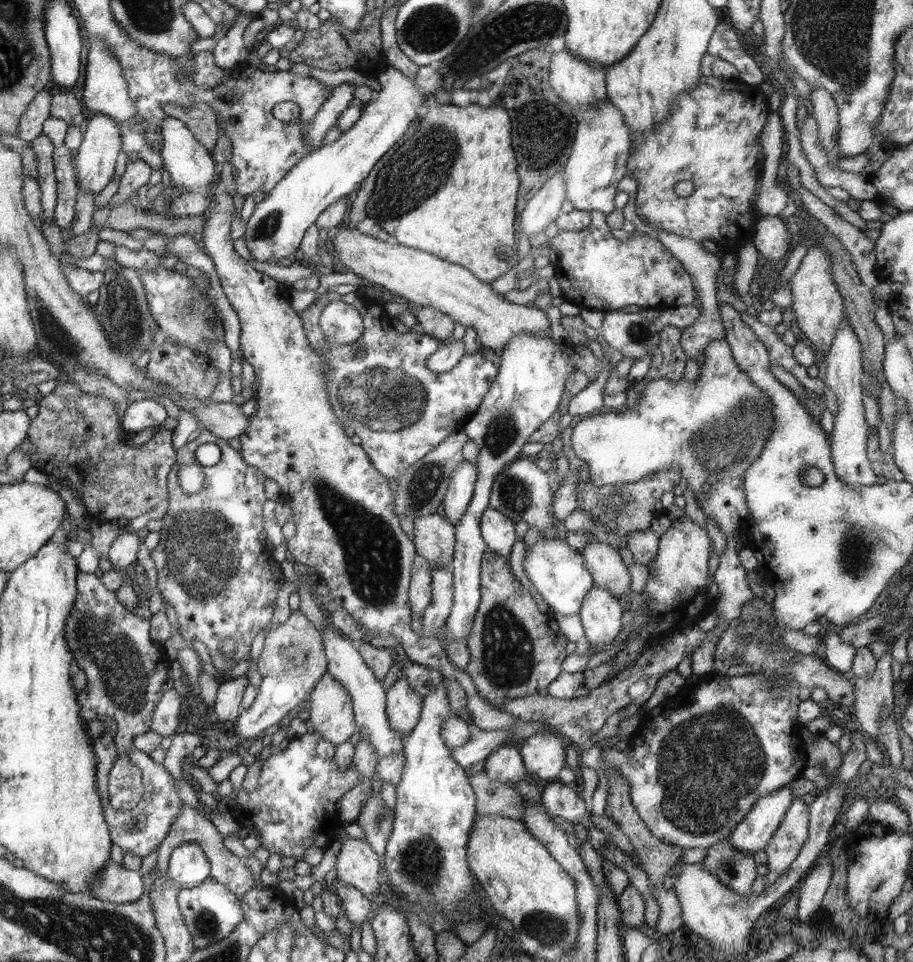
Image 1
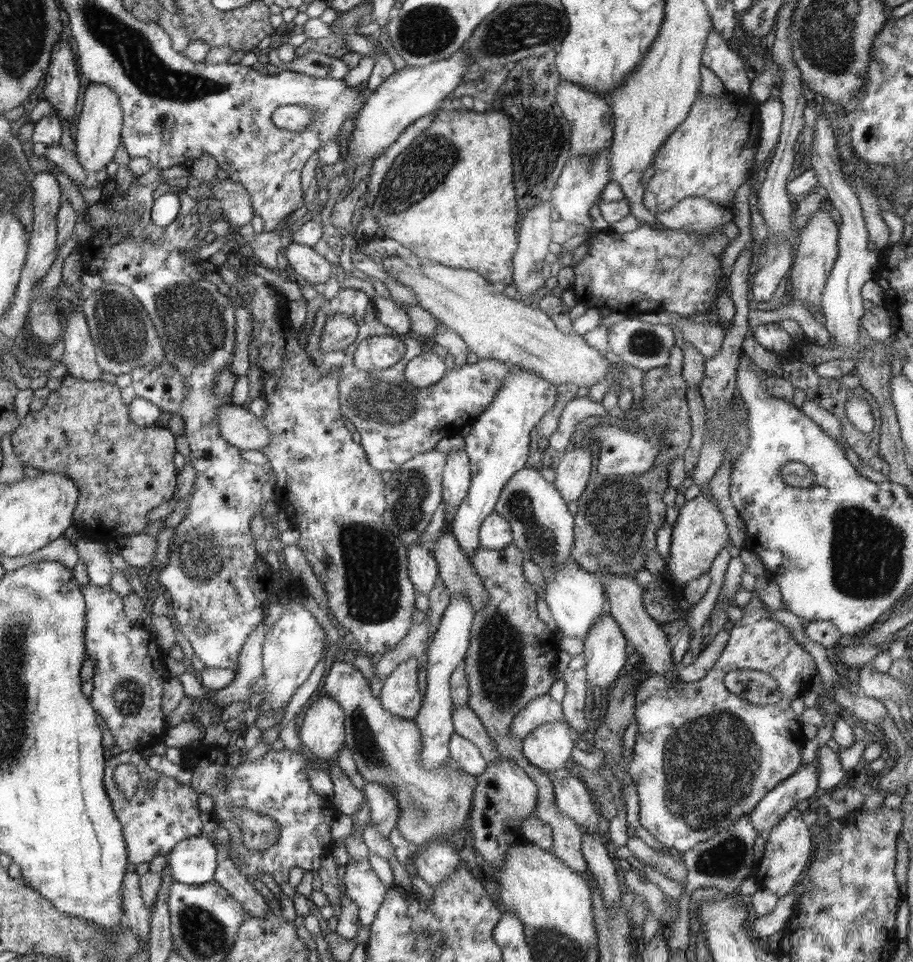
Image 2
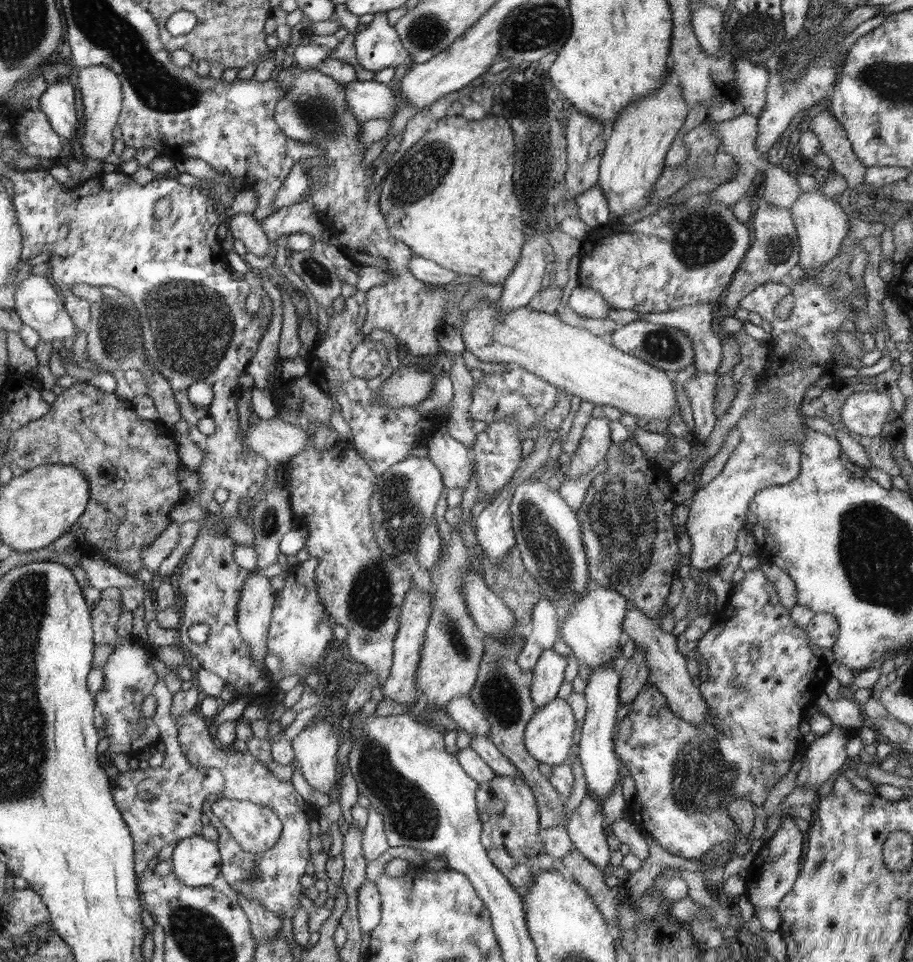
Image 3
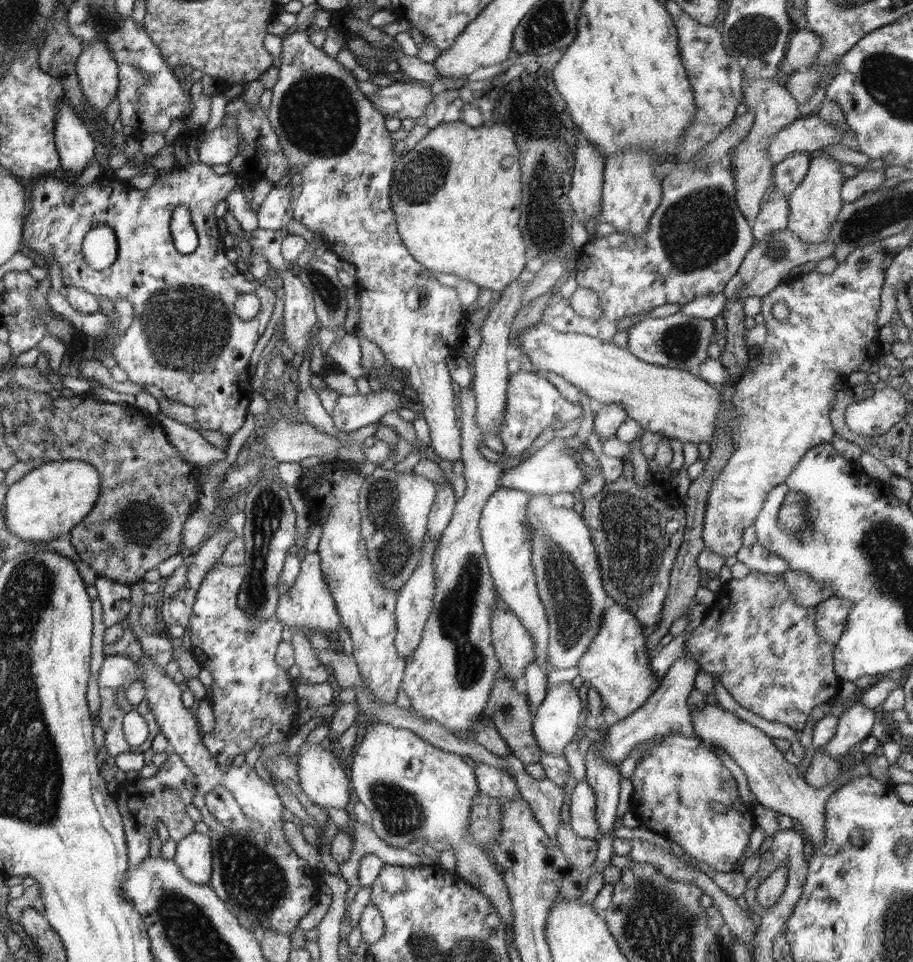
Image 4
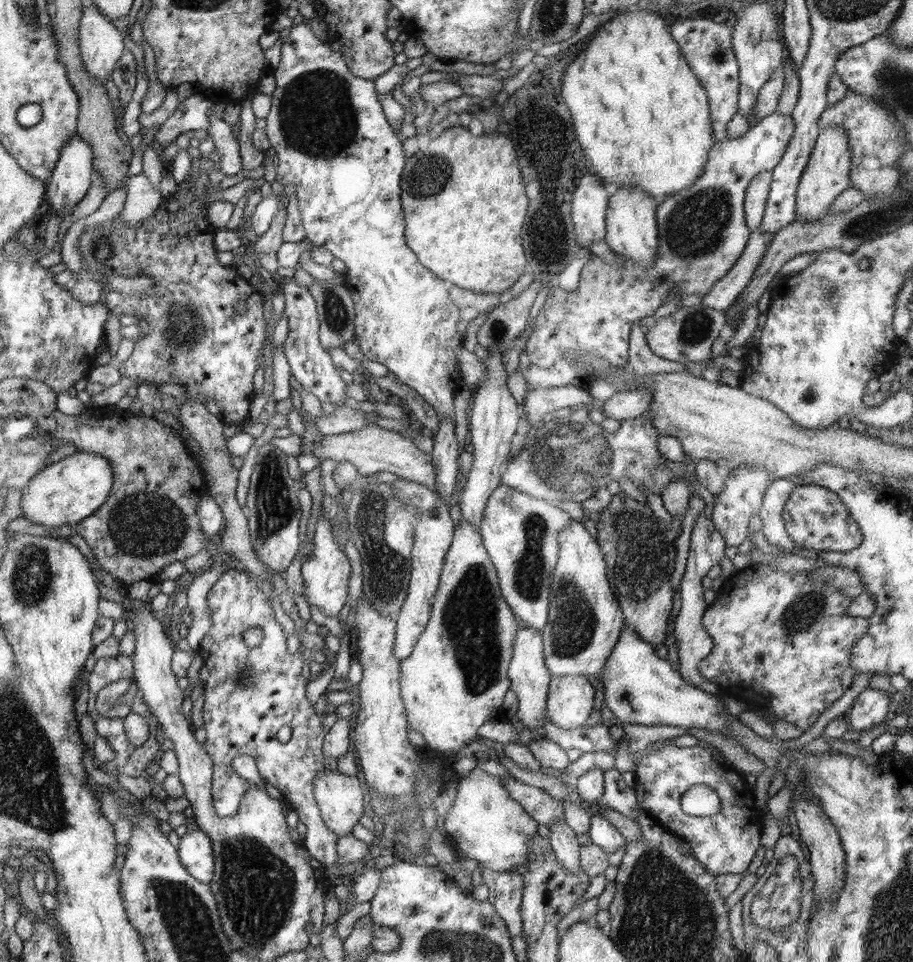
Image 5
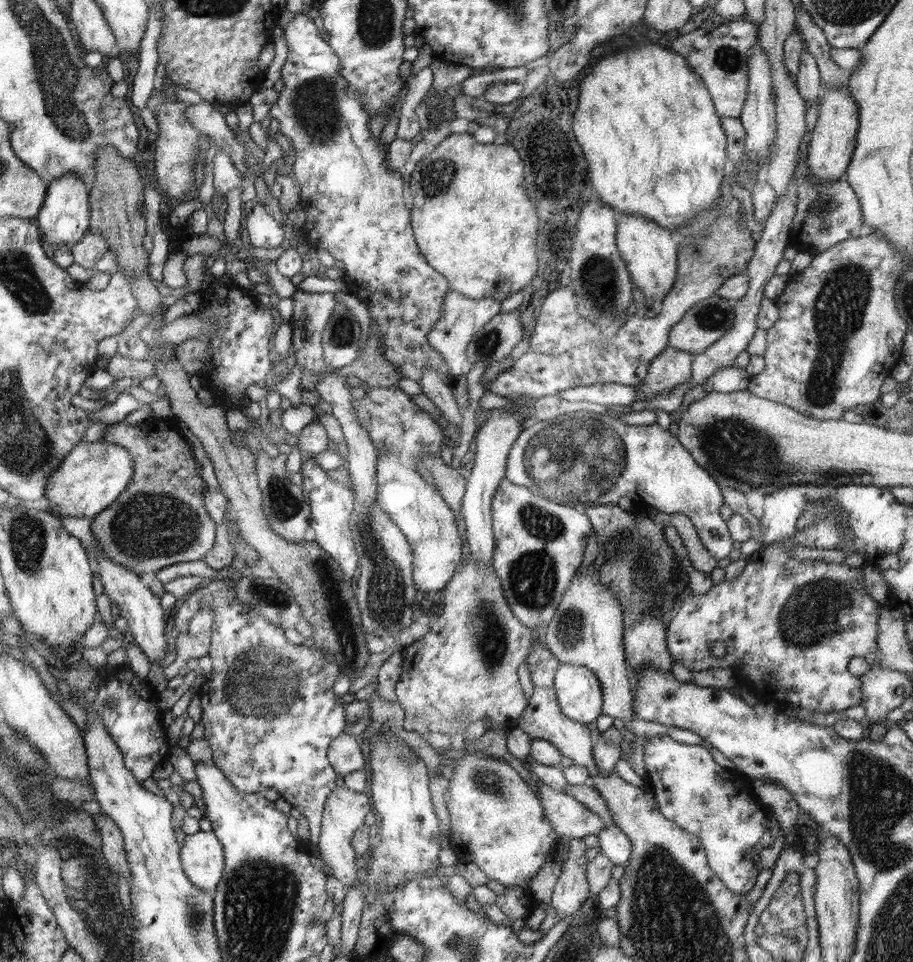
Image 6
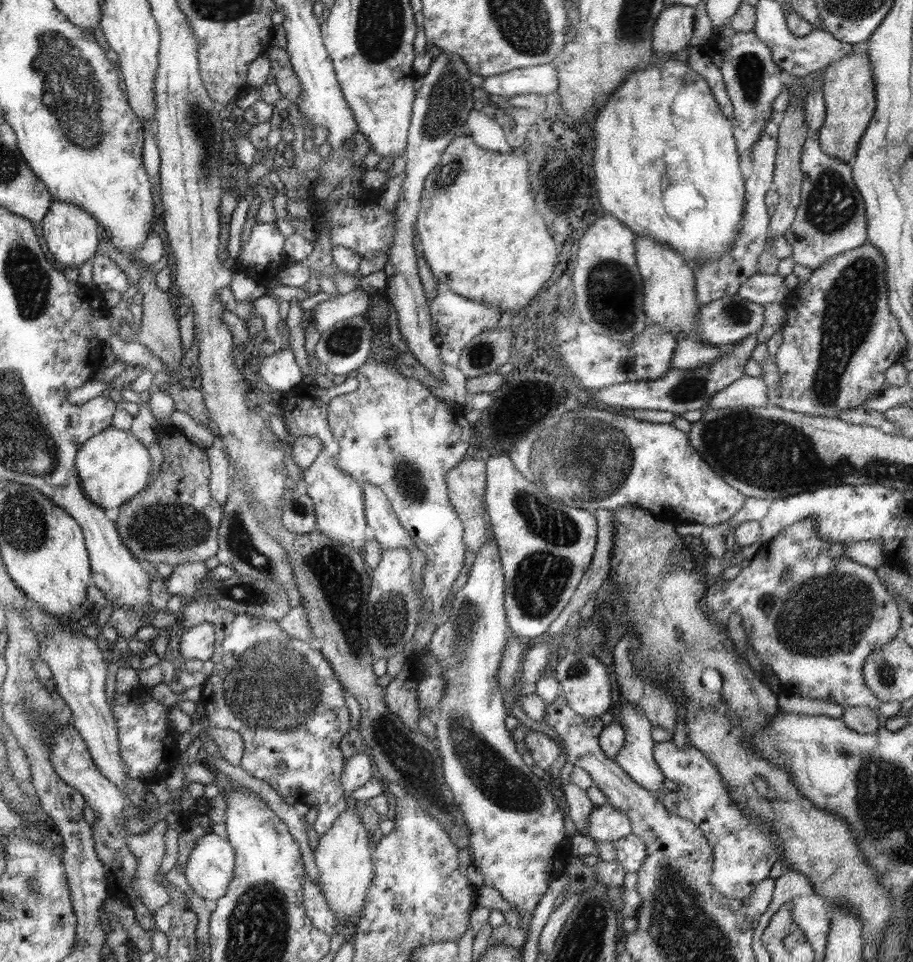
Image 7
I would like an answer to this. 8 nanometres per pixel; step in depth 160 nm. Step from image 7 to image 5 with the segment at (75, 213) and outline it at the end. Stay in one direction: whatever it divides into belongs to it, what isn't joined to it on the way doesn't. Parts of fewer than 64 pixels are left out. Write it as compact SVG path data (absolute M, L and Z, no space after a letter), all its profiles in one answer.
M79 134L68 139L48 182L48 202L52 206L52 216L62 214L64 220L74 210L90 188L90 174L94 170L94 153L88 141Z

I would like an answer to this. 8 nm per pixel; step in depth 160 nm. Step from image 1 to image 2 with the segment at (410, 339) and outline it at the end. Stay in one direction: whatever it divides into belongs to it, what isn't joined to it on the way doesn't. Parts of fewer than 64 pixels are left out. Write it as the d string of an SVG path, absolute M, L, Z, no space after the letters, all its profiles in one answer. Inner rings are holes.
M355 288L340 289L331 300L314 306L308 326L308 342L306 352L314 358L316 365L324 373L332 372L332 376L339 381L339 397L343 403L345 420L358 431L361 436L361 445L366 450L367 460L375 469L398 470L414 456L431 452L439 440L448 436L460 435L466 425L471 425L476 417L492 402L494 396L504 386L504 380L512 370L511 367L498 360L478 360L476 364L462 364L454 367L449 373L430 388L416 388L404 380L404 369L408 362L419 356L427 347L420 340L409 335L393 332L388 326L379 322L375 312L374 300L362 290ZM340 313L352 317L354 321L364 326L364 341L374 336L392 336L398 338L404 346L406 353L397 363L384 371L364 372L354 365L354 352L358 342L346 350L322 354L320 342L326 319ZM340 366L339 369L329 369Z

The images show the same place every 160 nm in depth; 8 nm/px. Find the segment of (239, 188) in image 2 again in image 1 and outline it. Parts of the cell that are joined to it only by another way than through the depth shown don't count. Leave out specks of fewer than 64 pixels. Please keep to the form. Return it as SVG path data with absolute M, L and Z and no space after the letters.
M169 116L160 129L163 134L163 149L160 155L163 157L163 166L171 176L172 184L183 186L185 190L194 192L209 192L214 188L217 180L220 179L221 169L218 169L212 160L209 150L195 139L195 134L187 127L187 124Z

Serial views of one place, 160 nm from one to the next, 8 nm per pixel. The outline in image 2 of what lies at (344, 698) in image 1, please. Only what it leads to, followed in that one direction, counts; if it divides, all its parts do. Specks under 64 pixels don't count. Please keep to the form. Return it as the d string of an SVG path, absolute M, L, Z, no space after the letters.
M320 696L318 700L310 704L304 712L302 726L300 726L300 738L308 750L311 758L318 759L324 764L328 760L334 760L338 756L338 750L344 746L344 710L339 701L330 696Z

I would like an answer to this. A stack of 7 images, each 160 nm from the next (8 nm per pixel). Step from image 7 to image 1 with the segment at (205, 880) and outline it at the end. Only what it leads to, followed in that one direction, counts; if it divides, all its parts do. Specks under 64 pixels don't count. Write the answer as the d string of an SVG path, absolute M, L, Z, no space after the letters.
M185 843L183 846L175 848L172 852L170 863L168 864L168 877L174 882L180 884L180 888L194 888L202 884L211 876L211 862L208 861L207 854L203 848L195 843Z

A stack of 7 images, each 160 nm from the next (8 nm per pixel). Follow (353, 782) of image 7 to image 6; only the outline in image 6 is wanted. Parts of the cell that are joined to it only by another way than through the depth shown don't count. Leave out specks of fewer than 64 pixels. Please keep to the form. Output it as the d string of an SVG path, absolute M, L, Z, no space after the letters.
M342 733L332 740L326 753L329 763L338 774L346 776L354 770L362 770L366 758L361 746L364 742L356 735Z

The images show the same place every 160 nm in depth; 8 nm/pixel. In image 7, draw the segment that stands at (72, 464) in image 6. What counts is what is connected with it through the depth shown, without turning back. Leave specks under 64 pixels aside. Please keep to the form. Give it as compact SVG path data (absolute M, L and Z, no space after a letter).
M110 426L80 448L76 466L83 492L106 510L122 507L143 490L152 474L153 462L146 446L131 432Z

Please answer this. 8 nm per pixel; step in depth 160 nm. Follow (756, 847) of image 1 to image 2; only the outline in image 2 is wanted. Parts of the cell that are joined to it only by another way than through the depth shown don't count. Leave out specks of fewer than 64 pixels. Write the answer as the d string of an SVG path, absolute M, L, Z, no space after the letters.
M817 760L808 765L802 764L792 776L777 784L770 793L766 793L749 815L750 823L758 832L758 836L766 837L780 819L794 809L796 803L814 795L819 788L818 773Z

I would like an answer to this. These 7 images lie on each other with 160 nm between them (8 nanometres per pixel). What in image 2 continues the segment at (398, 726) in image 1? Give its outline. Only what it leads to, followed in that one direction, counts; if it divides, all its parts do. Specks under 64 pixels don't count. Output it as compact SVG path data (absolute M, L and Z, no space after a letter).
M409 658L384 679L379 699L388 712L408 719L419 714L423 702L416 674L418 658Z

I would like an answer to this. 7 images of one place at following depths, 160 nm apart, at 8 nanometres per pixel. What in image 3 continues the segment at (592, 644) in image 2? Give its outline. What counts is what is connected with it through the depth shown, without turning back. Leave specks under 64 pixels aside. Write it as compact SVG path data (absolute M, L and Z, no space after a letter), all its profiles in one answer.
M616 666L598 667L591 670L584 690L587 713L581 728L581 739L577 744L579 748L578 754L584 770L589 794L592 794L601 804L610 798L610 793L616 788L615 782L621 767L621 764L618 764L616 759L615 744L612 739L612 731L616 727L616 712L618 712L620 707L620 681L621 676L618 674Z

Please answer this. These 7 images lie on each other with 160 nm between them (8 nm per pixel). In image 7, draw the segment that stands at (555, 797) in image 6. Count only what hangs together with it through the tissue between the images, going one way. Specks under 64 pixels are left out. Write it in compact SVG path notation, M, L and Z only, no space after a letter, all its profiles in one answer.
M603 805L590 812L586 835L594 841L616 842L632 834L632 825L624 813Z

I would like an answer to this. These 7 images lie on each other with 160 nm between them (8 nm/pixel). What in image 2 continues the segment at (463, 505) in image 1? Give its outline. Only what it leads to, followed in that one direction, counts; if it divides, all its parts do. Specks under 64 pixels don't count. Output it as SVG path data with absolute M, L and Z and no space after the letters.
M465 450L446 454L442 480L444 504L453 512L466 498L471 485L469 457Z

